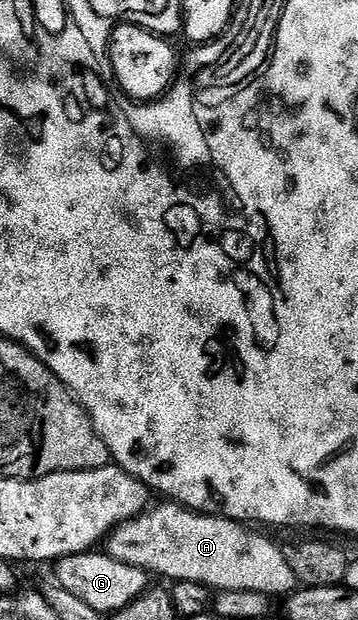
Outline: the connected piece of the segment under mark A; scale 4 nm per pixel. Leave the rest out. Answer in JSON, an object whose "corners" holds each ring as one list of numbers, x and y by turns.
{"corners":[[164,503,118,526,108,534,103,542,103,552,127,565,144,570,149,575,157,573,160,577,169,577,169,582,193,581,208,586,212,591,262,591,273,599,283,598,298,588,294,571,286,563,286,555,281,546,276,546,268,537,260,533,248,533,247,524,232,521,229,517,201,515,191,509,185,509,179,503]]}

